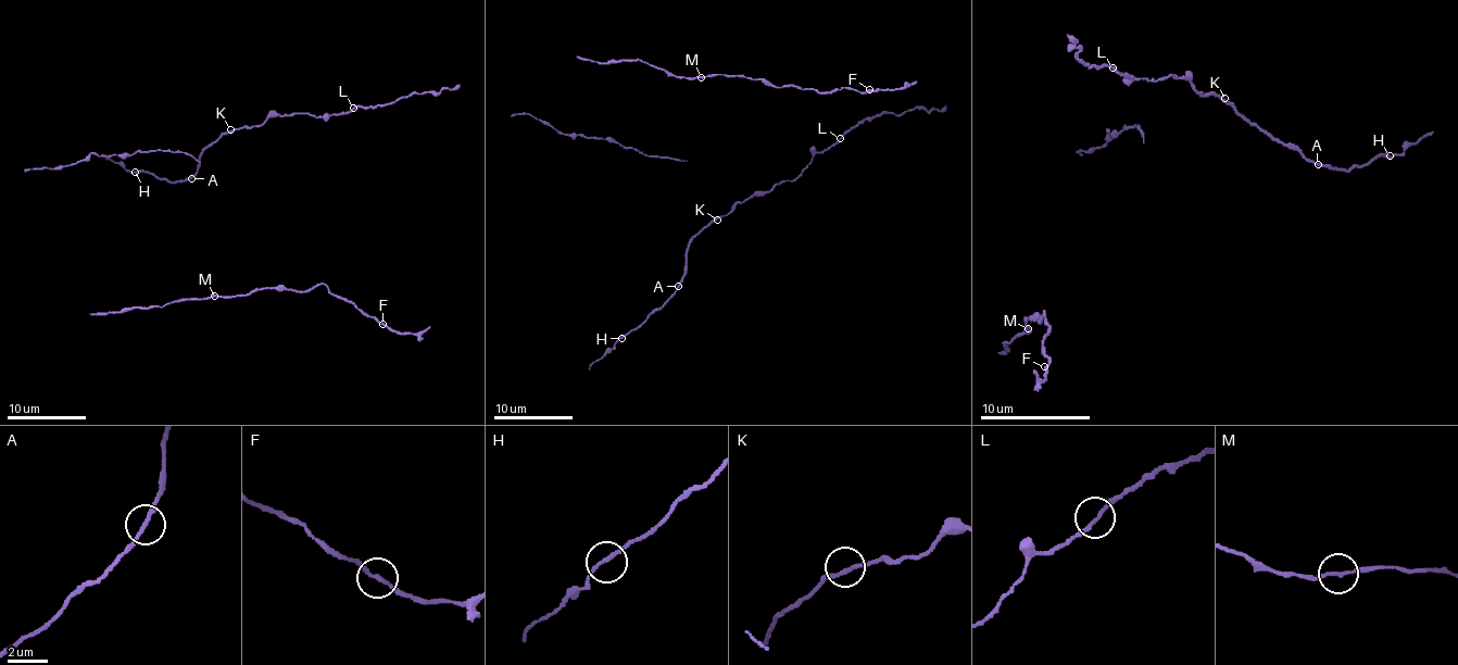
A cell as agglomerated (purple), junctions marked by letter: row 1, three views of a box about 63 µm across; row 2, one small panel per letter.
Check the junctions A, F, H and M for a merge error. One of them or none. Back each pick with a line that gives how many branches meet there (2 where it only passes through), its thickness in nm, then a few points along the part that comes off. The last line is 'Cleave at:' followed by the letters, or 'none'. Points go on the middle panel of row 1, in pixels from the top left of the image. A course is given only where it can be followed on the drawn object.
Cleave at: none

